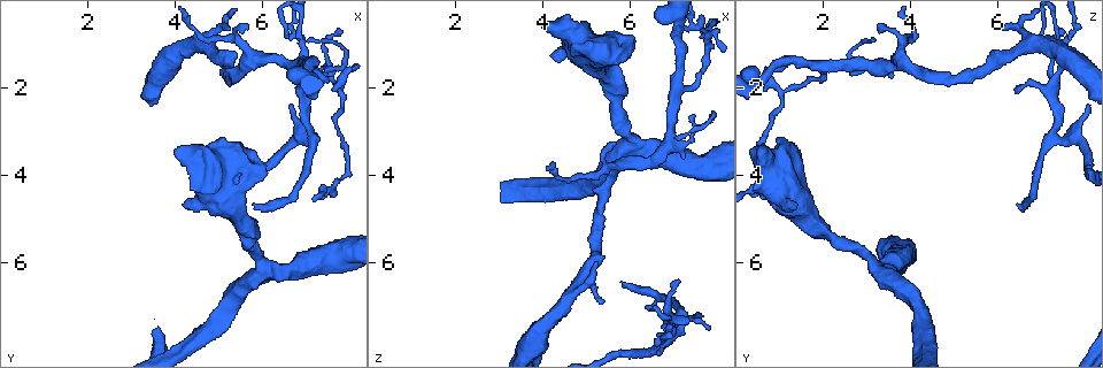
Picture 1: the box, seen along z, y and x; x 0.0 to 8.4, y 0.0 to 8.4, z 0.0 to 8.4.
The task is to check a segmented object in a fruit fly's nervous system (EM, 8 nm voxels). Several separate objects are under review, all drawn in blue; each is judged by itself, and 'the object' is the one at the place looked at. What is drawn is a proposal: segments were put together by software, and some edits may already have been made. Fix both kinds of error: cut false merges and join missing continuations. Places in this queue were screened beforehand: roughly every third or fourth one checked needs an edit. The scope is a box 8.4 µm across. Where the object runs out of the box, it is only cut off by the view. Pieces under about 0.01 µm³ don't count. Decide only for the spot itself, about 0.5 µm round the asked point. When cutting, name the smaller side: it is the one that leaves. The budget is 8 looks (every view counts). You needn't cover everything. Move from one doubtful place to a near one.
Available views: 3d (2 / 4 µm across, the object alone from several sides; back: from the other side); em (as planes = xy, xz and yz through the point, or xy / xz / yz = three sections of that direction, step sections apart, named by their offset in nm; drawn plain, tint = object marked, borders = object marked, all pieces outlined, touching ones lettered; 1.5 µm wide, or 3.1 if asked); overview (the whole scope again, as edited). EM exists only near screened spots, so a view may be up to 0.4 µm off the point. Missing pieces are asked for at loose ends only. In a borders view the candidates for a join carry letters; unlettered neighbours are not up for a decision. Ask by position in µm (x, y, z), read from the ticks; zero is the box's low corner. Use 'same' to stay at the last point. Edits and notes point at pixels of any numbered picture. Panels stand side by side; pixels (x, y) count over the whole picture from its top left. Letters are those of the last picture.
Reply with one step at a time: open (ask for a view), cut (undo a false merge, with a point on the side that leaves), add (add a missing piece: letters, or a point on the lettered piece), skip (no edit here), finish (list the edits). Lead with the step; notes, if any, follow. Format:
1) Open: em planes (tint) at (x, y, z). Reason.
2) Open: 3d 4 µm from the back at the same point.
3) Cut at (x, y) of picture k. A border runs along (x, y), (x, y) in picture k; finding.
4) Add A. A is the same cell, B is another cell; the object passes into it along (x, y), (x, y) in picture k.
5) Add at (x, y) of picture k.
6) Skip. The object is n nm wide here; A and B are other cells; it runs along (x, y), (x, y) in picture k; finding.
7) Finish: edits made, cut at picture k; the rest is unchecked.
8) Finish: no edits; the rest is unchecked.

Open: 3d 4 µm at (7.45, 4.40, 0.55). Abrupt turn.

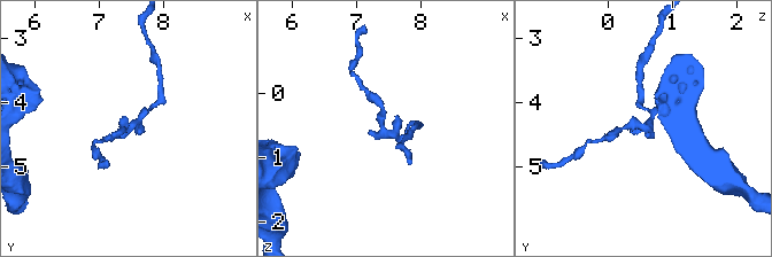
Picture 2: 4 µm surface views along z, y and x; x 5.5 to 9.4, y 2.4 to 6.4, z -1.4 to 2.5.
Open: em planes (tint) at (7.45, 4.40, 0.60). Need the tissue.

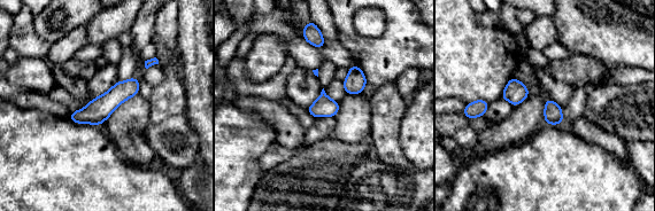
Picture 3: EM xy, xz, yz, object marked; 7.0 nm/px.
Open: em planes (borders) at the same point.

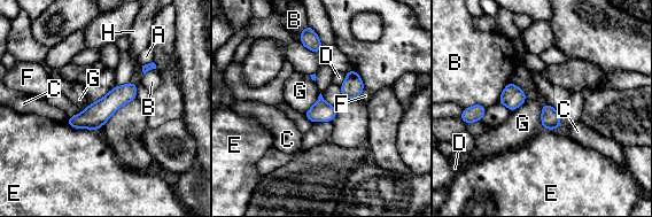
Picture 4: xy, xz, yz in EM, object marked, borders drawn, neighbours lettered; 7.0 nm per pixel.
Skip. The longest contact is with E, 220 nm; A, B, C, D, E, F, G and H are other cells; it runs along (133, 87), (93, 117), (70, 122) in picture 4; one neuron here.

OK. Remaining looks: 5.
Open: 3d 4 µm from the back at (5.20, 0.75, 6.00). Thin end.

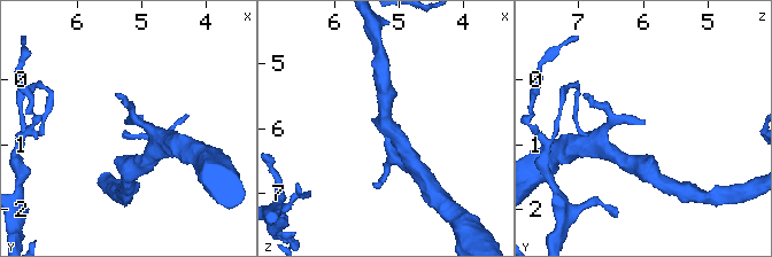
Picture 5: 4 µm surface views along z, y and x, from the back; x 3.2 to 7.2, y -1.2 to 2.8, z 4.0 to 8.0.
Open: em planes (plain) at (5.20, 0.65, 5.95).

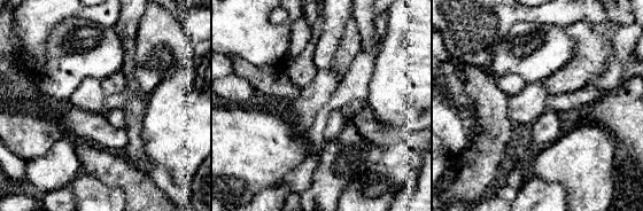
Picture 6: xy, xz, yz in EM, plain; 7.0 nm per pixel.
Open: em planes (borders) at the same point.

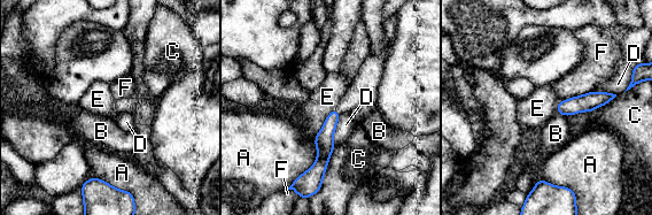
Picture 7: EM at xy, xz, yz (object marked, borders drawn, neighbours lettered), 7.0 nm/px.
Skip. A, B, C, D, E and F are other cells; a border runs along (335, 108), (331, 110), (313, 138) in picture 7; none of them fits.

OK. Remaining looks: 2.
Finish: no edits; the rest is unchecked.

